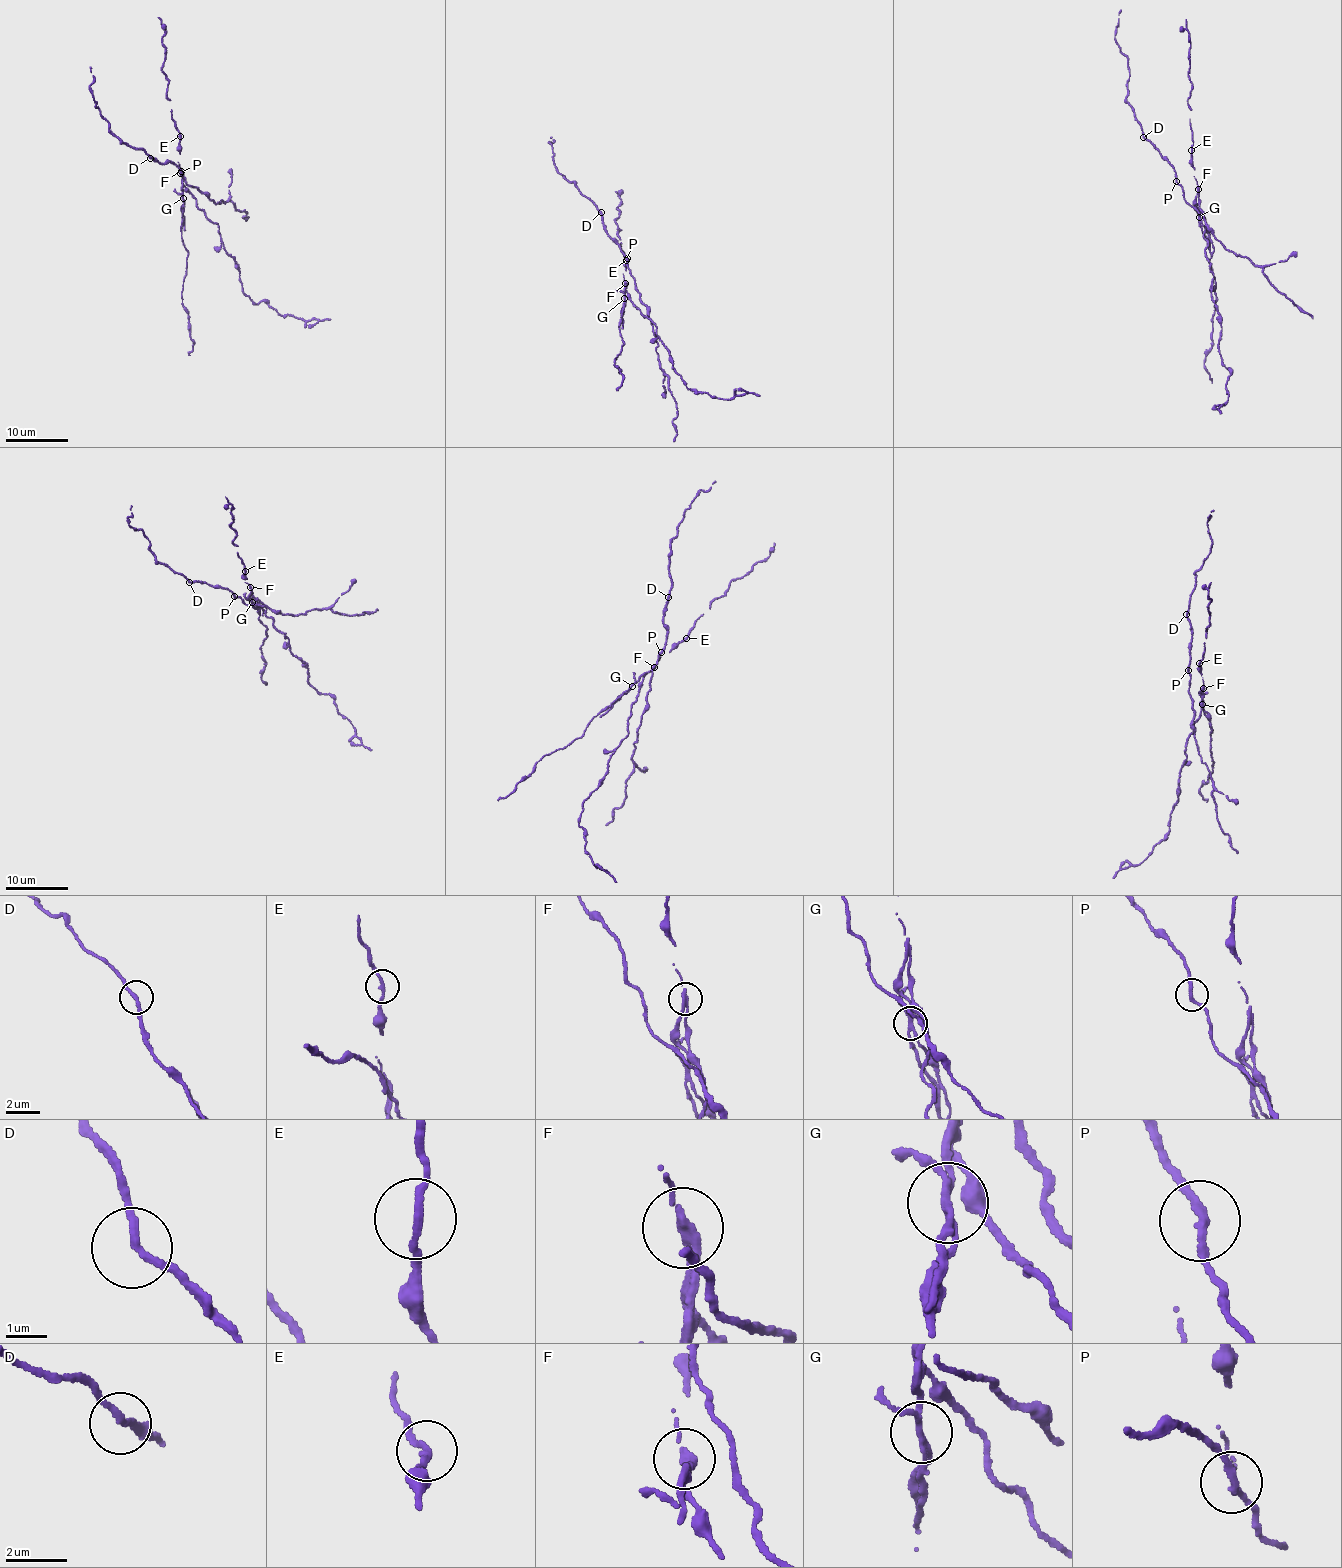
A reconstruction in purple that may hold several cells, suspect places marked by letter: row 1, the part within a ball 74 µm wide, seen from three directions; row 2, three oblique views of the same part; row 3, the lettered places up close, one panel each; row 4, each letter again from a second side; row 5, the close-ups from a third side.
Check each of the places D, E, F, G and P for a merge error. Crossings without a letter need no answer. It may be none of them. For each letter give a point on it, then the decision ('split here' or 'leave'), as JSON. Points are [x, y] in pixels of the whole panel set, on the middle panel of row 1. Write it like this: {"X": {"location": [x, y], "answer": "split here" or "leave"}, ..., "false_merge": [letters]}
{"D": {"location": [601, 212], "answer": "leave"}, "E": {"location": [627, 258], "answer": "leave"}, "F": {"location": [625, 283], "answer": "split here"}, "G": {"location": [624, 298], "answer": "split here"}, "P": {"location": [626, 260], "answer": "leave"}, "false_merge": ["F", "G"]}

